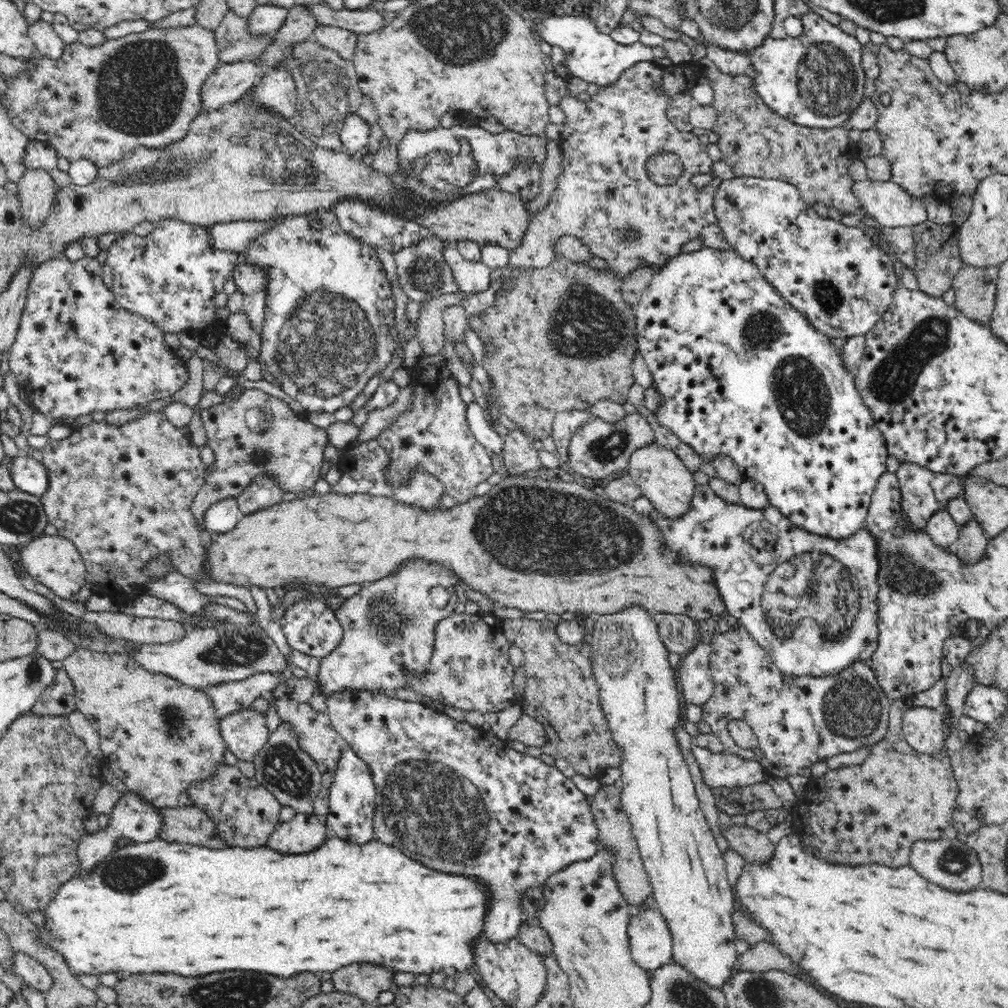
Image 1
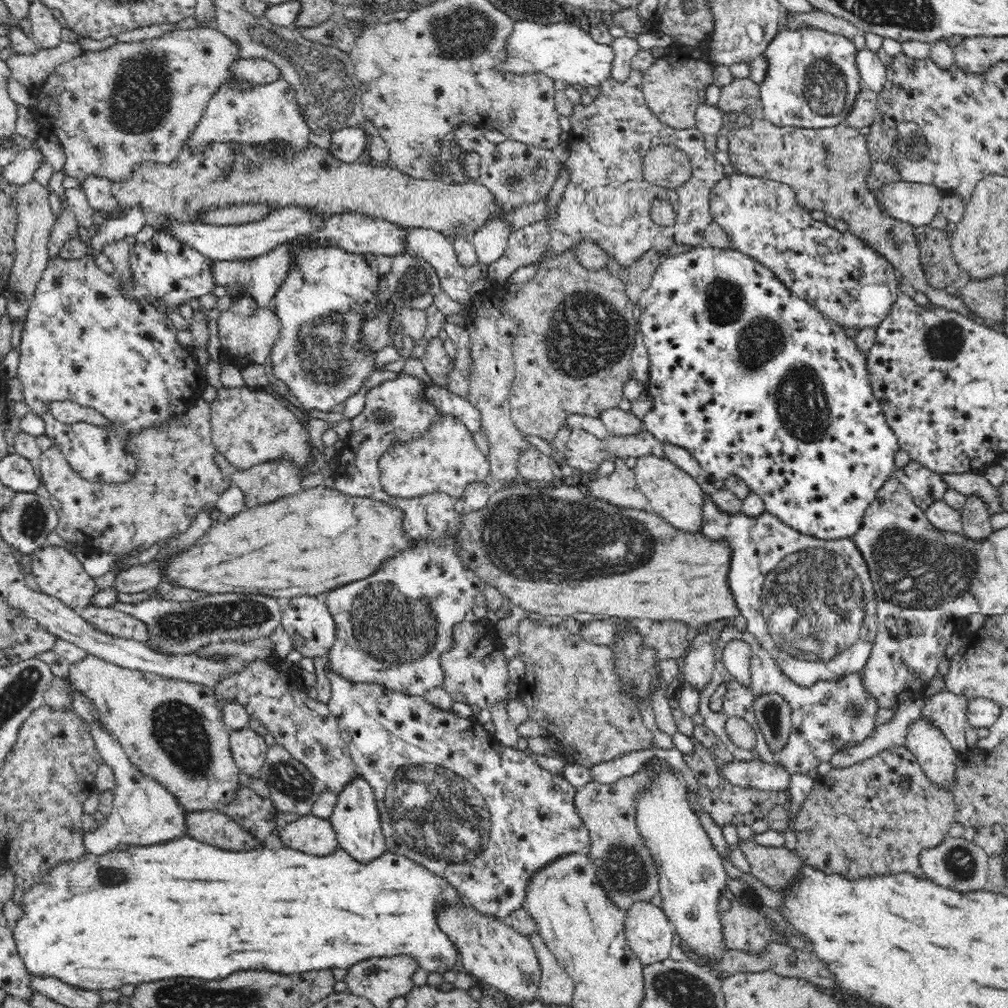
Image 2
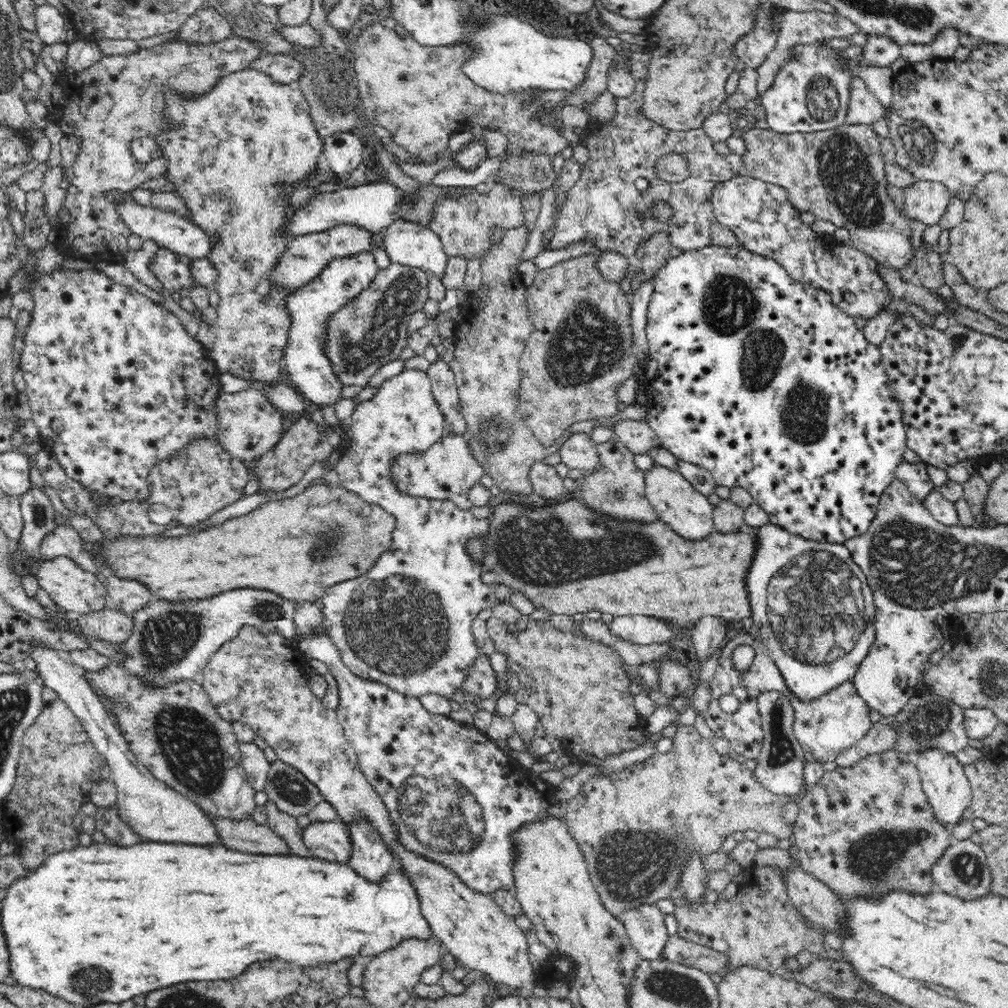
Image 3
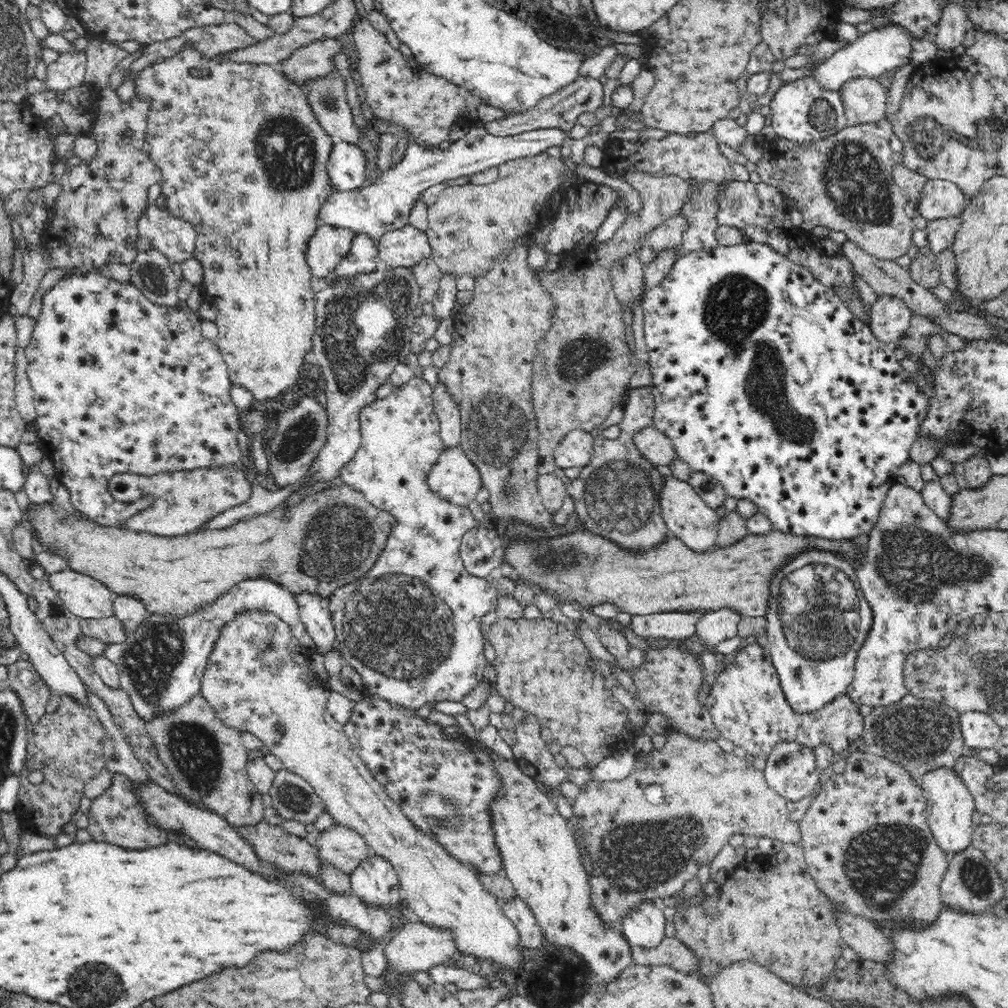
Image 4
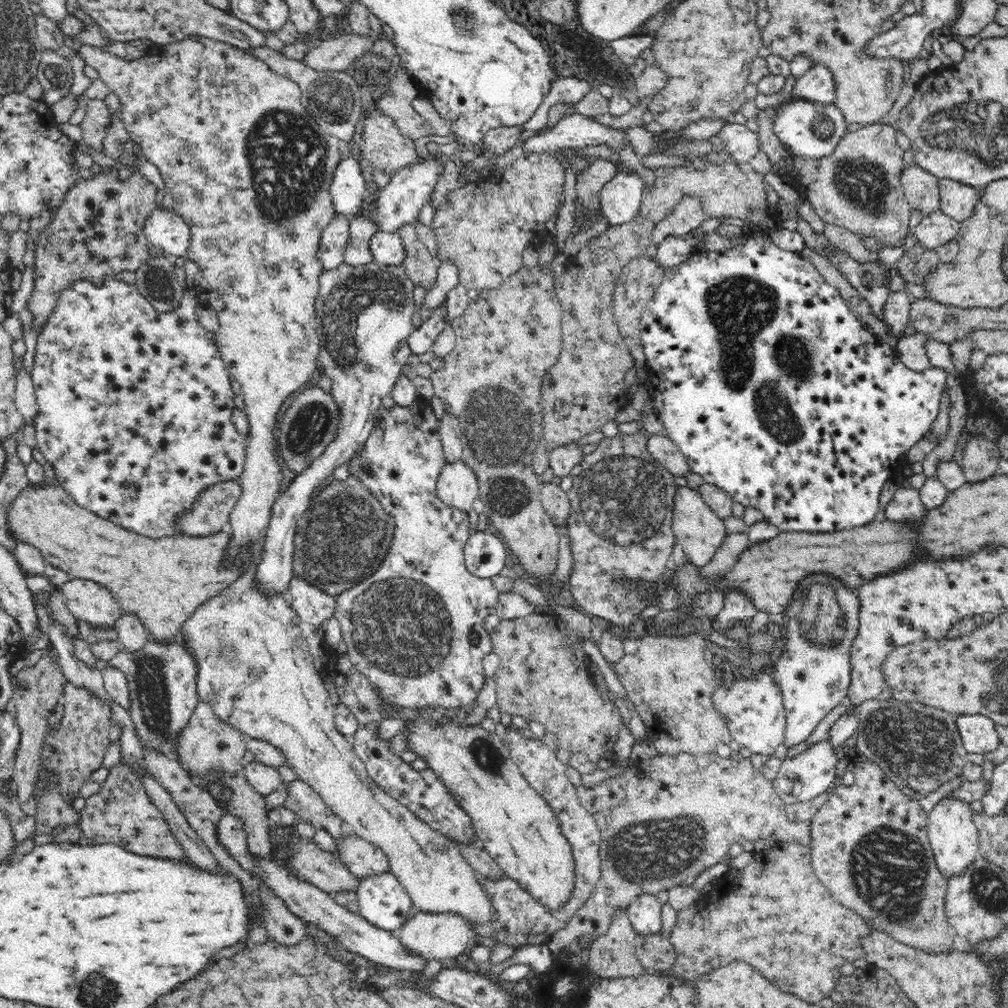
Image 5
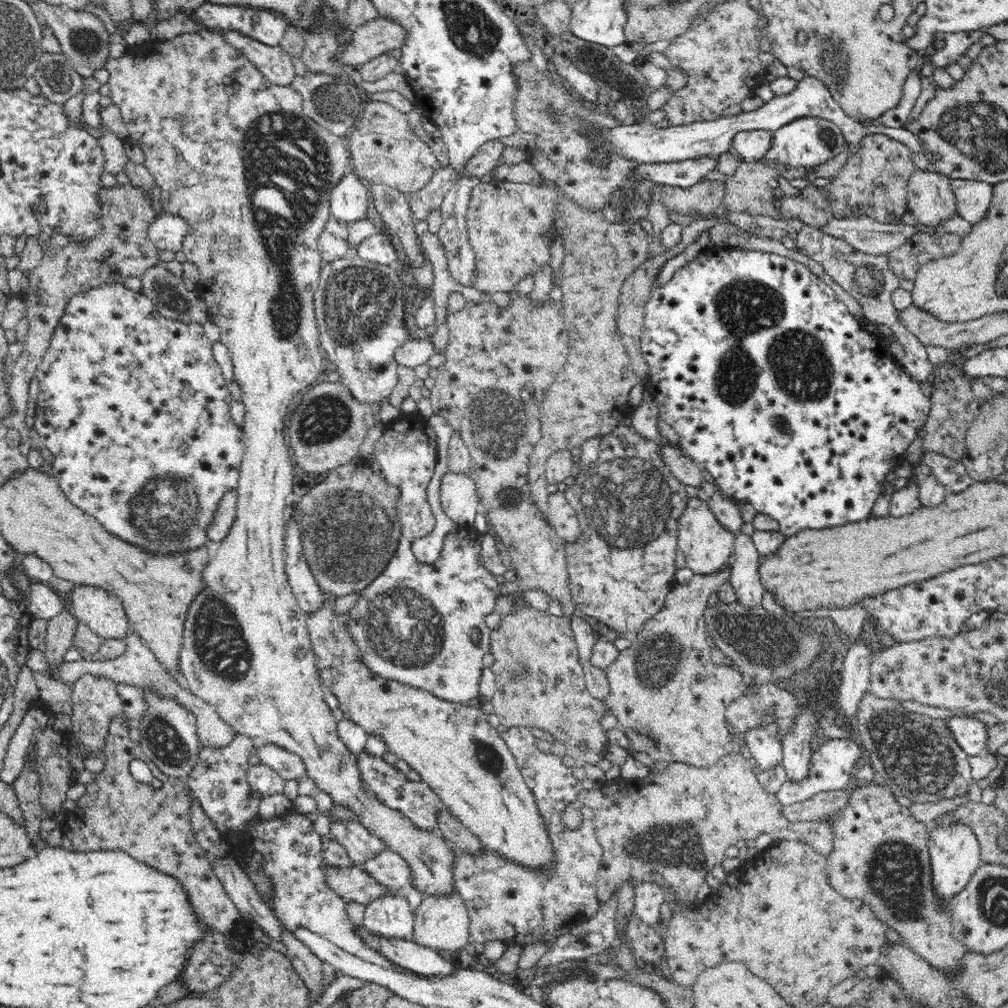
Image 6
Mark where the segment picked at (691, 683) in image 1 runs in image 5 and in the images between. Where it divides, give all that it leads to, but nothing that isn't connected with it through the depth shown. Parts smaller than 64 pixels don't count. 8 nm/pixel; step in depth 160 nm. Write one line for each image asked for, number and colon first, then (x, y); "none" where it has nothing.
2: (699, 664)
3: (708, 633)
4: (715, 626)
5: (737, 606)

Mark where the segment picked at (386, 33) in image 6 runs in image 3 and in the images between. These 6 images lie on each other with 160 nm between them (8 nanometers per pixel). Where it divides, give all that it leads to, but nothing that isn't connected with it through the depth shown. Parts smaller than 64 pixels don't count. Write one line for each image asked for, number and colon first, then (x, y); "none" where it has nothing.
3: (285, 68)
4: (314, 60)
5: (333, 54)

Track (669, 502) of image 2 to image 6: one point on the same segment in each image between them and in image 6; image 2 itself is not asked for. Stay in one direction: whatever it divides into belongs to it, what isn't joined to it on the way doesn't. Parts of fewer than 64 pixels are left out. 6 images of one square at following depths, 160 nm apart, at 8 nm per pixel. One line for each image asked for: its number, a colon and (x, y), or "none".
3: (677, 503)
4: (688, 517)
5: (697, 528)
6: (708, 547)

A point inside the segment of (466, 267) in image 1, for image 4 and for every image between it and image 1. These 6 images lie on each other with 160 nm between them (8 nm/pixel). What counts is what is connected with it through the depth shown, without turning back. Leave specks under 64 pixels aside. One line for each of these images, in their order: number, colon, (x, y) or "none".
2: (433, 247)
3: (408, 243)
4: (405, 247)

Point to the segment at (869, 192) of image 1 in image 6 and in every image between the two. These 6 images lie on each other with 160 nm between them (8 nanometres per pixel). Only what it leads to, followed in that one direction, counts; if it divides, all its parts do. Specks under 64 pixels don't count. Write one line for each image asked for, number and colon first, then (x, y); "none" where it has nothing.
2: (917, 204)
3: (927, 201)
4: (941, 198)
5: (959, 201)
6: (973, 198)

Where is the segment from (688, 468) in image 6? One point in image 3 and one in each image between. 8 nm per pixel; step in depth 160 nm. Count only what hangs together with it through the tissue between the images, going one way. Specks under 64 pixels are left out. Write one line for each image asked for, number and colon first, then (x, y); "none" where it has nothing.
3: (639, 437)
4: (652, 443)
5: (661, 448)

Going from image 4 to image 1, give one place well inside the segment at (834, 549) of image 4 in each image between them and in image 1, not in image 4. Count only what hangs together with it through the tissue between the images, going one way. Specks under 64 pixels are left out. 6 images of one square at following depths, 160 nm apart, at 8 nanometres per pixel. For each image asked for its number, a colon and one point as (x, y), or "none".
1: (549, 546)
2: (617, 561)
3: (586, 561)

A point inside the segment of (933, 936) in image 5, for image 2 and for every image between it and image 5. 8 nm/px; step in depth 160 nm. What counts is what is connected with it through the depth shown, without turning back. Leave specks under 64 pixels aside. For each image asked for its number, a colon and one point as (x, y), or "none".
2: (873, 818)
3: (864, 830)
4: (867, 843)

